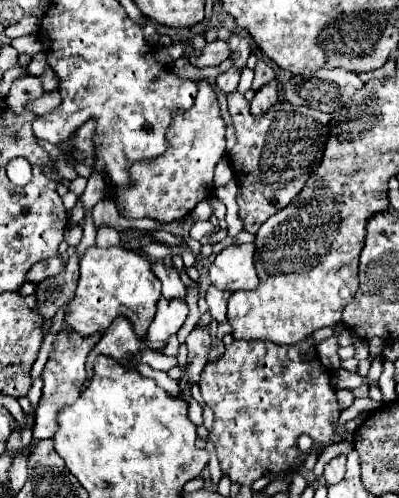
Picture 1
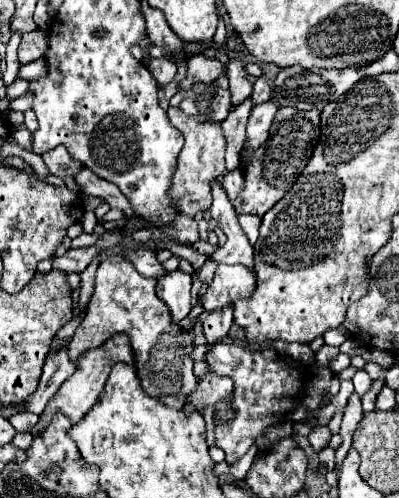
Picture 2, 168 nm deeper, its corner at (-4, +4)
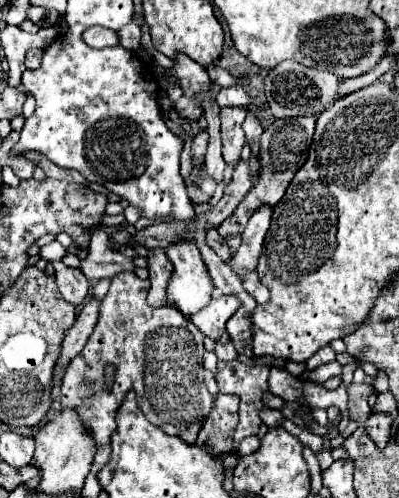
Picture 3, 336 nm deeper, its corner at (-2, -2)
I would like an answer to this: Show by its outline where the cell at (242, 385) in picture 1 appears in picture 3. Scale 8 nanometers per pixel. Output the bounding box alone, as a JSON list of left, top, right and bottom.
[215,360,269,450]

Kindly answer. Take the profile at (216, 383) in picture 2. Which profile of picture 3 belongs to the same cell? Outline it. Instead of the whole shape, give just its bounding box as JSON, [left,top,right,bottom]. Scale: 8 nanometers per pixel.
[197,394,239,456]

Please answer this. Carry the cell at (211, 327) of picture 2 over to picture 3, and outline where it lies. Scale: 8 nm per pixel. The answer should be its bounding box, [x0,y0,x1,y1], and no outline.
[215,332,237,368]

